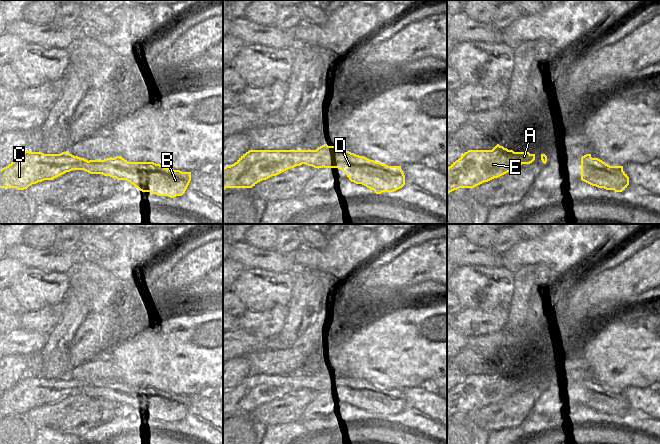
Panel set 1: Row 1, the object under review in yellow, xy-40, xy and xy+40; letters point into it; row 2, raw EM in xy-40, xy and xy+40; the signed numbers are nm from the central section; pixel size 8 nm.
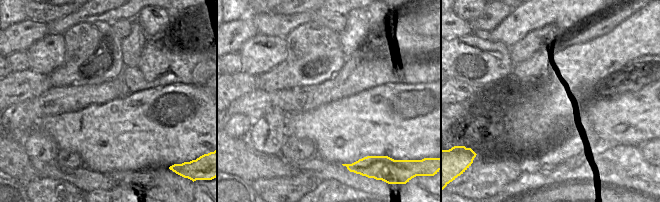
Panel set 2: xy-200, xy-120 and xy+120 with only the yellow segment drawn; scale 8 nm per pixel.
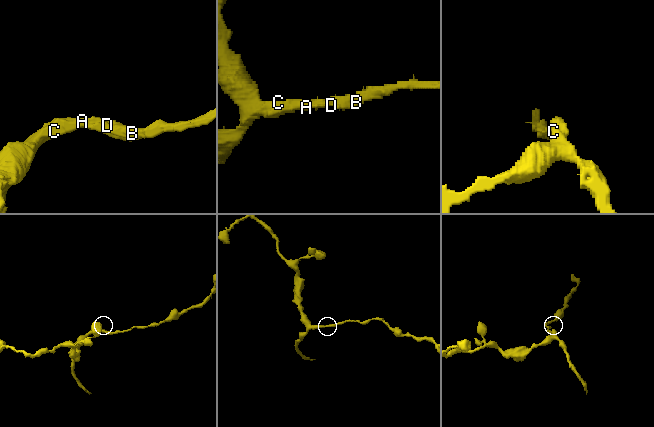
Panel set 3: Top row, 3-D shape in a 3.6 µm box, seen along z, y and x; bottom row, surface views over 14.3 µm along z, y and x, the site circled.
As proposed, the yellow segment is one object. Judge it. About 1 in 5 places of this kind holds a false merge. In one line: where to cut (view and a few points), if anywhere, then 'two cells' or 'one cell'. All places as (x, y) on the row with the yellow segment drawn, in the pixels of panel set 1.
no cut; one cell

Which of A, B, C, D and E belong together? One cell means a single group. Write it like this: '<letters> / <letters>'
A B C D E

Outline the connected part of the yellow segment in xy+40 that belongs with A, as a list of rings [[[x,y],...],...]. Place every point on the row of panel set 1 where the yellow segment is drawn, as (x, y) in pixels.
[[[499,144],[492,150],[468,150],[447,168],[447,194],[459,188],[474,188],[534,160],[535,154],[514,152]]]

